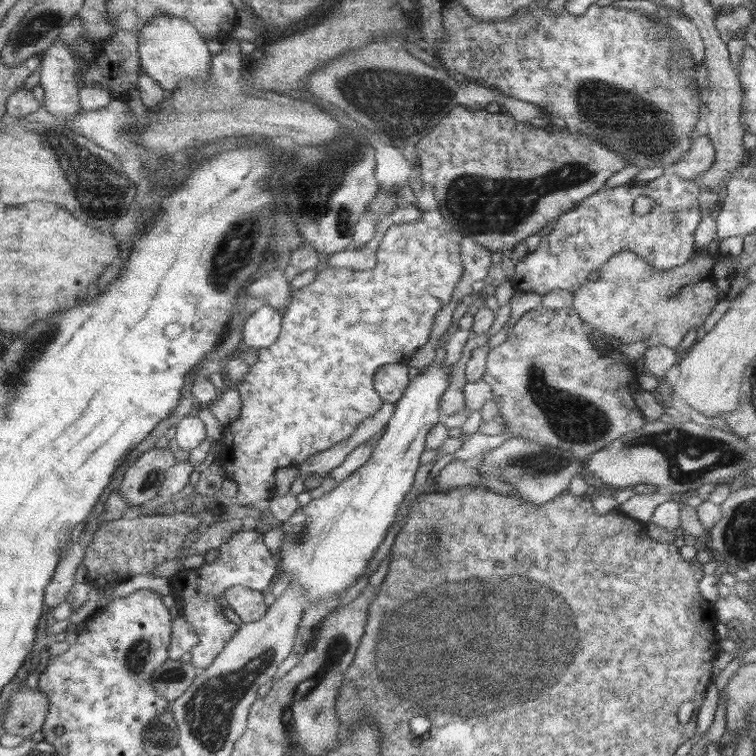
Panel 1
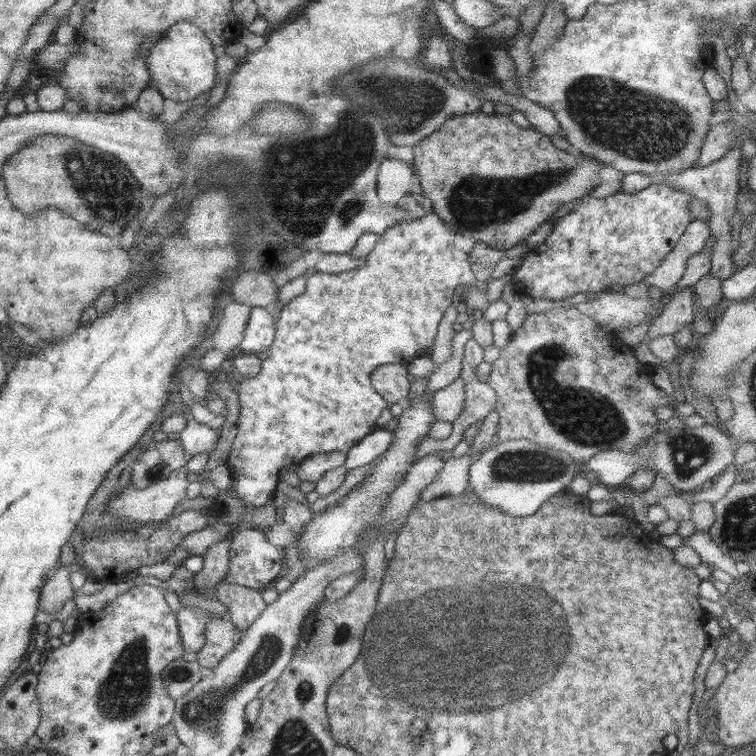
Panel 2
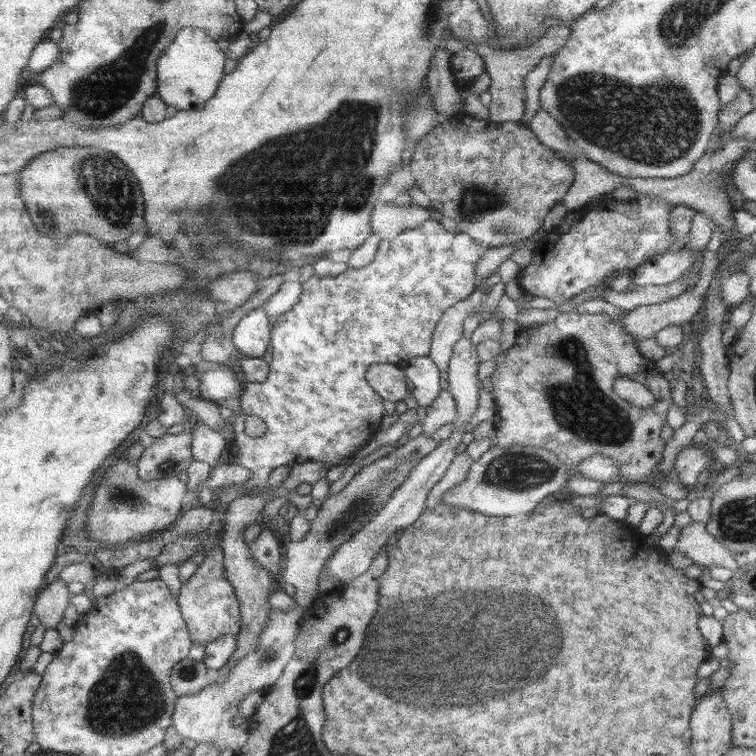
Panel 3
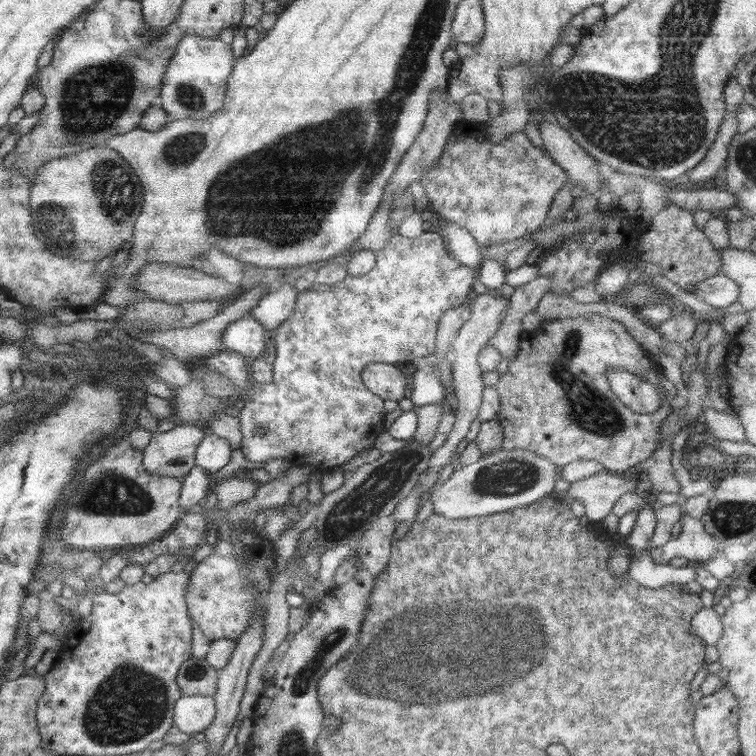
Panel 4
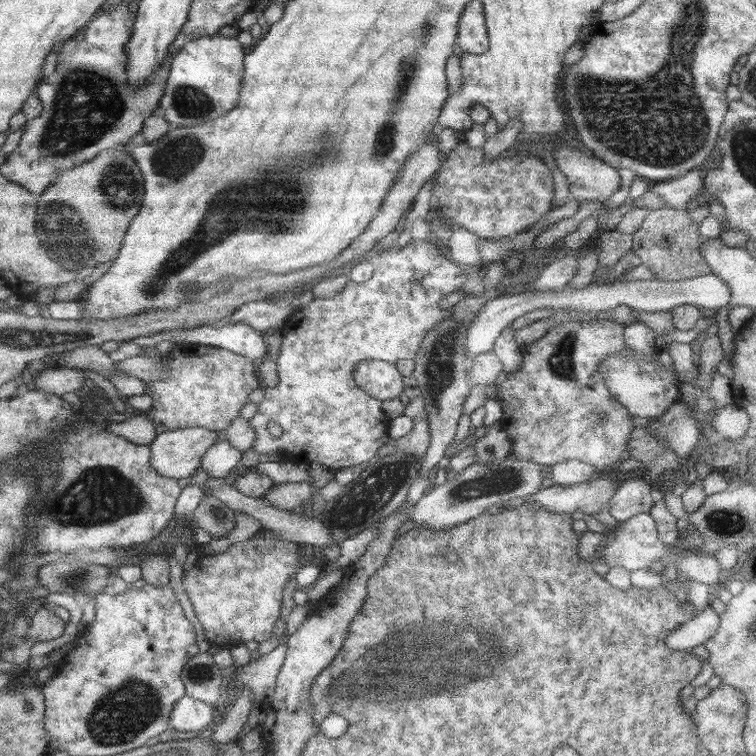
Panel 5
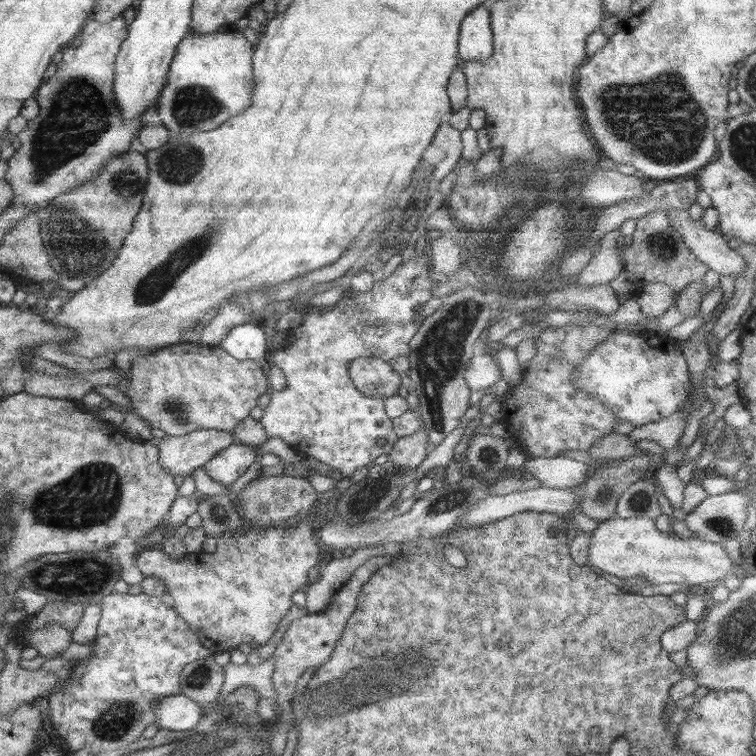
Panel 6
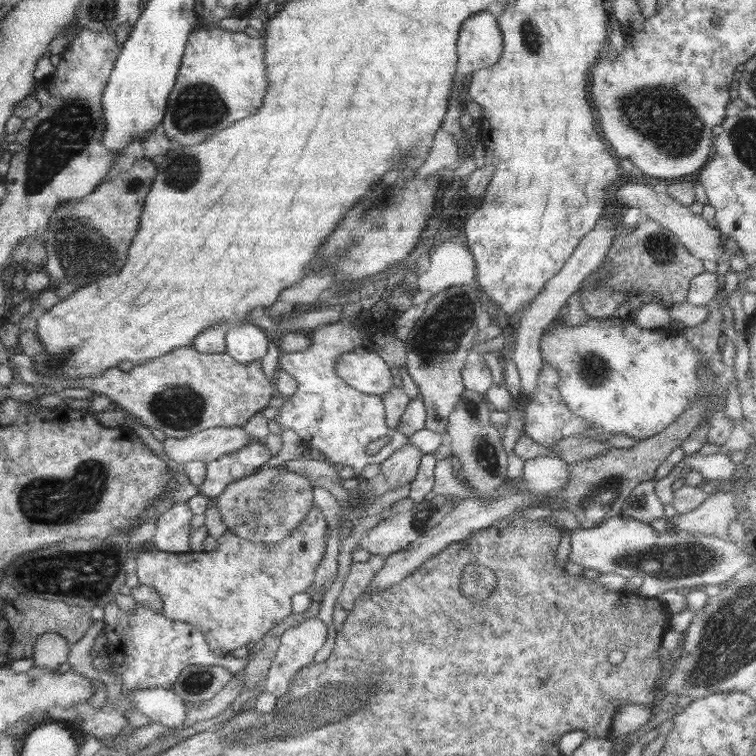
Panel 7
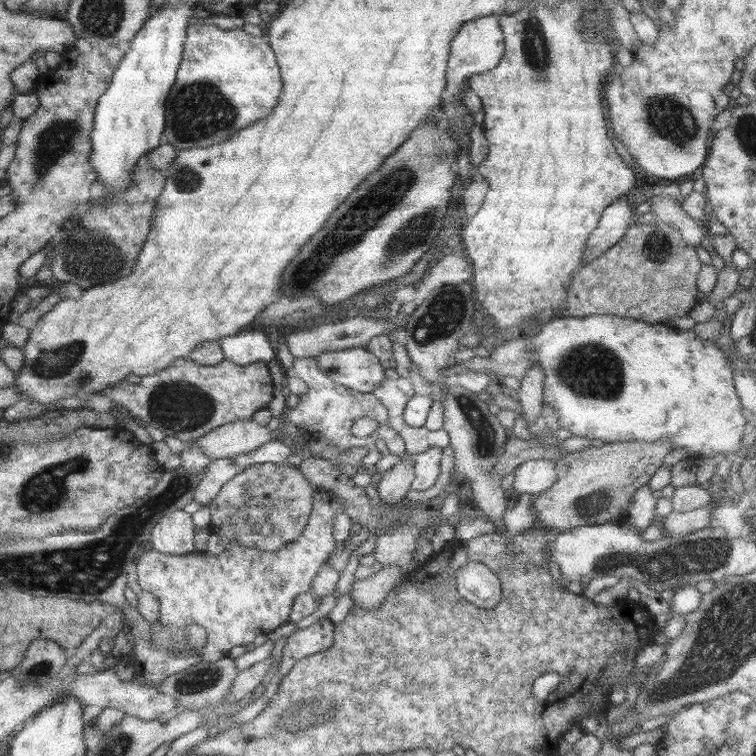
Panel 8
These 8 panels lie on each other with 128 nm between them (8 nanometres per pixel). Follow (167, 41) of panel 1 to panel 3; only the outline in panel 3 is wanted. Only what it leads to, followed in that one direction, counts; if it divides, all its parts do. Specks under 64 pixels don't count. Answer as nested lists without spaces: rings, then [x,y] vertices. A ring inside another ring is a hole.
[[[197,27],[180,29],[172,43],[159,54],[157,64],[156,94],[166,104],[176,110],[191,110],[202,107],[208,99],[212,99],[223,80],[225,54],[217,42]]]

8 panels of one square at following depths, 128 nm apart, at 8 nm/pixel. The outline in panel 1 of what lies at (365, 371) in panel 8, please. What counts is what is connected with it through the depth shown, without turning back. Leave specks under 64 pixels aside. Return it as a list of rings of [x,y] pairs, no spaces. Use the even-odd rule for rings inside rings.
[[[385,364],[374,375],[374,388],[383,401],[395,405],[407,389],[412,373],[413,371],[406,364]]]

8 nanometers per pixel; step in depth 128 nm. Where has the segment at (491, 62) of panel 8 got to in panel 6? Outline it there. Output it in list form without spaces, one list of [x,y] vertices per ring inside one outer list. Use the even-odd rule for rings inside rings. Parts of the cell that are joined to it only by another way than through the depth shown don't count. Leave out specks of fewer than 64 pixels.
[[[483,5],[471,10],[460,28],[458,52],[464,61],[486,62],[492,57],[490,13]],[[445,119],[440,123],[438,130],[435,132],[432,143],[446,150],[446,158],[434,167],[431,174],[432,182],[428,192],[432,192],[448,173],[452,173],[455,170],[456,163],[460,161],[463,152],[461,130],[453,127]]]

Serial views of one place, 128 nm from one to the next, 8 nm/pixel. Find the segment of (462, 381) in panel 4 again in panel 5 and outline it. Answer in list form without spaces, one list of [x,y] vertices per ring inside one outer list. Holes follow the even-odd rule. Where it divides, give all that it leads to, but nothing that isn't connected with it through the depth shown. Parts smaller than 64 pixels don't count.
[[[714,273],[696,276],[690,279],[681,279],[678,281],[664,281],[661,279],[648,280],[632,280],[622,282],[592,282],[591,280],[583,281],[580,286],[564,287],[560,292],[556,291],[515,291],[513,294],[503,294],[501,297],[486,301],[483,307],[479,310],[476,318],[472,321],[471,326],[468,327],[466,335],[466,350],[468,364],[477,354],[486,353],[493,350],[495,340],[500,336],[500,333],[509,328],[509,324],[519,316],[530,312],[536,308],[575,308],[575,310],[584,310],[592,312],[608,312],[620,304],[630,307],[633,310],[642,310],[644,312],[664,312],[671,311],[678,306],[692,304],[704,312],[710,313],[719,308],[728,306],[732,300],[730,287],[721,278],[718,278]]]

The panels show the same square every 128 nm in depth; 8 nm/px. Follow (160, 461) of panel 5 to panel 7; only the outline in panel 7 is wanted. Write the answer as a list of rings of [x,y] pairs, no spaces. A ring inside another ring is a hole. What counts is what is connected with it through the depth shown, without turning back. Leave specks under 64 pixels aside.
[[[212,427],[182,439],[166,437],[163,446],[168,458],[176,463],[176,467],[181,468],[184,463],[190,461],[202,461],[206,464],[218,460],[221,456],[236,452],[253,441],[242,427]]]

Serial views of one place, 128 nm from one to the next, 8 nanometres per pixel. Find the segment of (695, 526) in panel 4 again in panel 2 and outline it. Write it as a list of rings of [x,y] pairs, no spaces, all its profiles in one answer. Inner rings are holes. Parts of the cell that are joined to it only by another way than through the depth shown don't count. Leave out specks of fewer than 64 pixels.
[[[696,531],[692,536],[683,538],[683,549],[690,549],[696,552],[702,562],[706,565],[710,565],[712,568],[718,568],[728,572],[728,575],[732,575],[734,580],[742,584],[746,580],[746,576],[740,575],[740,572],[734,566],[734,559],[730,556],[726,556],[712,540],[707,532]]]

